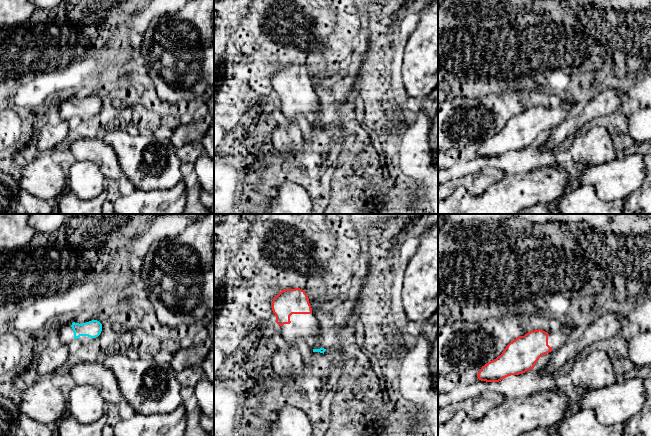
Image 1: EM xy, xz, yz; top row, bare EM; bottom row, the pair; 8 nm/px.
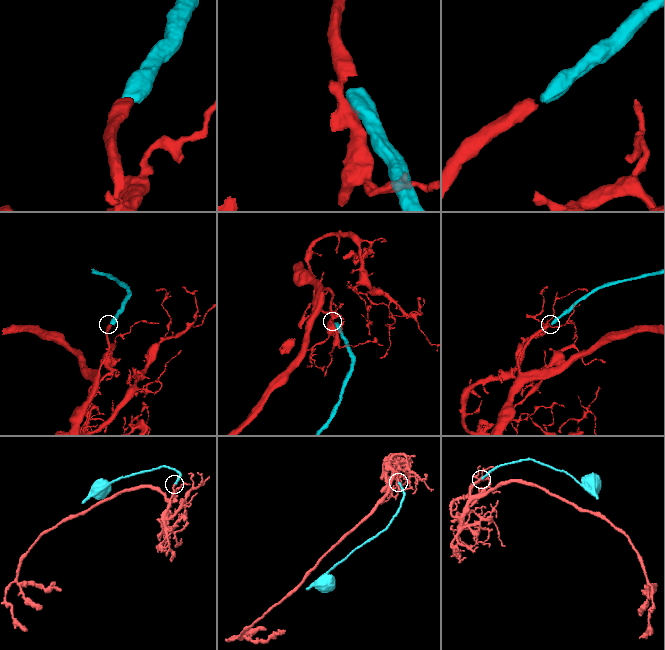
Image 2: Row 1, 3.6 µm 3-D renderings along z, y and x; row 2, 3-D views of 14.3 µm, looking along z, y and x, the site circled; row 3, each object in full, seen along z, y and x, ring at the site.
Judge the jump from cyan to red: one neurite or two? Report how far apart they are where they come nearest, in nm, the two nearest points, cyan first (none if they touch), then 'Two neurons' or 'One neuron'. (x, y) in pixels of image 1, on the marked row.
Distance 280 nm. Across: xz (313, 349), (289, 323). One neuron

